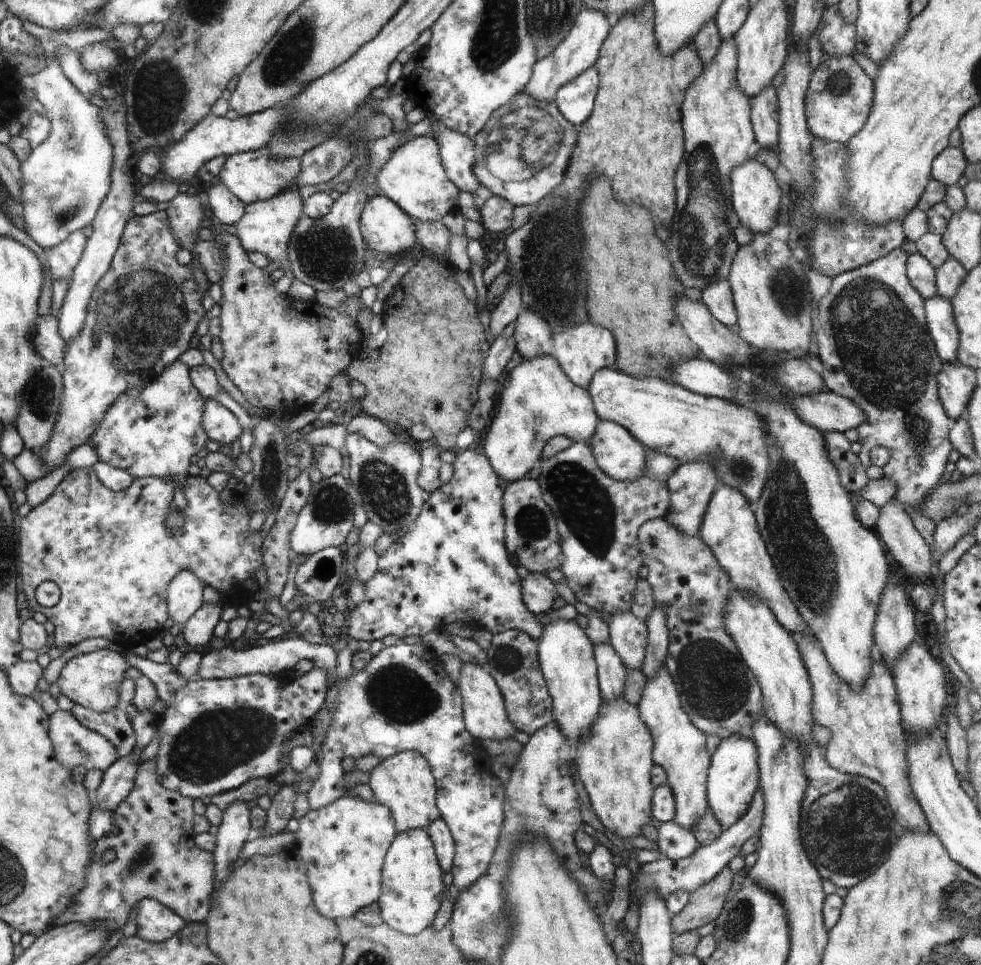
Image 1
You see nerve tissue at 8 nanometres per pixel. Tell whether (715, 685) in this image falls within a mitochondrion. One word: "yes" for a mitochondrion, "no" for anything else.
yes

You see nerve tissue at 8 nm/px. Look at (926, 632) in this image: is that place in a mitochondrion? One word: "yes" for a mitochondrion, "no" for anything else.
no

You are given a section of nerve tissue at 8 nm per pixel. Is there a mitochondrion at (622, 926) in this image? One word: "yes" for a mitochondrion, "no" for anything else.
no

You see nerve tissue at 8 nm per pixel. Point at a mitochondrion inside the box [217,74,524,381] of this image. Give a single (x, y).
(325, 254)

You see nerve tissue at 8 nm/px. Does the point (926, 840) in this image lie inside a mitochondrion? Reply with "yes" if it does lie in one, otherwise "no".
no

